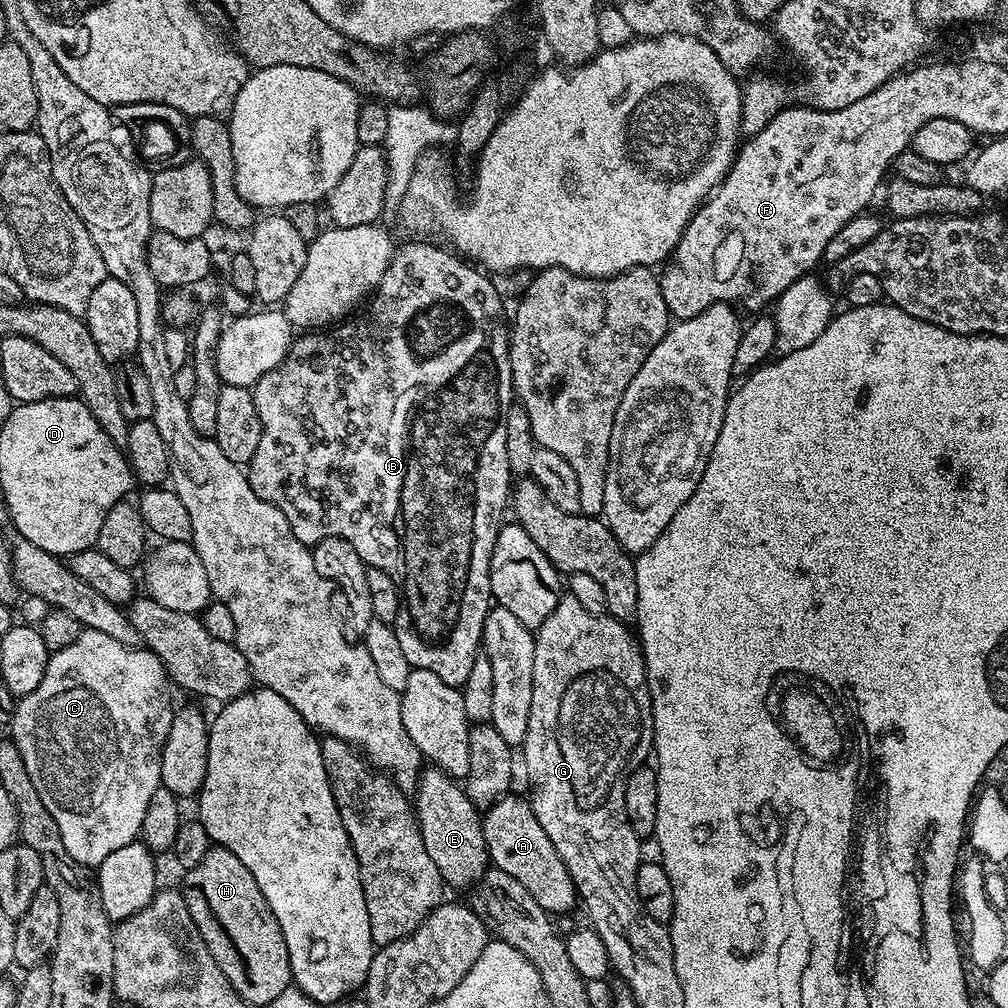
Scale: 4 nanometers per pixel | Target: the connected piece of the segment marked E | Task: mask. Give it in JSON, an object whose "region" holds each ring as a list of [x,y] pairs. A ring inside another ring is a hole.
{"region":[[[425,767],[414,793],[414,811],[426,854],[430,854],[434,866],[438,866],[445,885],[449,889],[479,885],[480,879],[490,867],[484,821],[481,809],[466,795],[461,781],[452,779],[438,767]]]}

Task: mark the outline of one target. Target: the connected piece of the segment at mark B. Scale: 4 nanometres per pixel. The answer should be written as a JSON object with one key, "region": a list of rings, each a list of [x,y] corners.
{"region":[[[412,240],[409,244],[402,245],[401,248],[399,245],[392,253],[392,261],[382,278],[382,282],[371,297],[371,300],[373,299],[372,305],[357,320],[348,318],[343,322],[337,323],[335,326],[329,327],[327,330],[308,330],[303,334],[297,335],[293,339],[292,345],[288,348],[288,353],[284,361],[274,370],[262,374],[262,378],[258,378],[258,382],[252,385],[251,390],[252,397],[254,398],[254,406],[257,407],[258,416],[262,422],[262,442],[258,442],[258,450],[254,452],[254,458],[246,466],[246,471],[254,494],[258,494],[258,498],[262,498],[266,502],[278,506],[278,510],[282,510],[282,514],[286,514],[286,522],[290,522],[290,530],[294,530],[294,538],[298,538],[298,542],[315,546],[319,540],[324,540],[327,536],[340,536],[342,539],[348,540],[350,546],[354,546],[354,550],[358,550],[358,554],[363,558],[369,568],[380,568],[386,574],[390,574],[390,578],[394,578],[394,582],[400,587],[400,613],[394,627],[398,634],[398,642],[402,645],[402,654],[406,654],[406,662],[410,662],[413,668],[430,670],[432,673],[438,674],[438,678],[442,678],[442,682],[446,682],[446,686],[454,686],[461,689],[466,682],[466,678],[470,678],[470,670],[474,667],[476,657],[481,655],[484,638],[486,608],[485,605],[480,605],[479,598],[472,596],[471,590],[468,589],[471,584],[483,585],[486,580],[483,571],[472,572],[472,547],[476,544],[476,527],[480,524],[480,516],[484,520],[497,519],[496,521],[499,521],[501,519],[501,517],[499,518],[500,504],[507,505],[509,503],[510,489],[514,484],[512,471],[506,462],[506,418],[504,417],[506,406],[513,403],[514,389],[512,386],[512,371],[510,370],[510,362],[508,361],[508,337],[510,335],[510,328],[506,323],[506,316],[504,320],[504,304],[500,301],[500,292],[488,281],[491,279],[479,267],[473,266],[469,261],[457,255],[455,251],[449,250],[447,247],[444,248],[439,248],[436,244],[427,244],[424,240]]]}

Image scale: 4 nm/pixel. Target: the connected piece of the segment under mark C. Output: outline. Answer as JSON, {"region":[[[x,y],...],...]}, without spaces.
{"region":[[[84,628],[66,650],[49,655],[46,674],[42,674],[38,687],[17,699],[15,715],[28,716],[22,739],[26,771],[38,798],[42,798],[42,806],[58,822],[62,842],[74,862],[98,866],[114,850],[137,843],[146,806],[150,806],[154,790],[162,786],[160,756],[174,715],[172,692],[168,671],[153,652],[143,646],[127,648],[102,630]]]}

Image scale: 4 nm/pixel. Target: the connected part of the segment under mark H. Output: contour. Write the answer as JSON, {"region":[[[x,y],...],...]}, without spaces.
{"region":[[[209,847],[198,866],[183,873],[184,901],[198,926],[198,934],[206,942],[218,970],[226,974],[230,986],[250,1006],[271,1006],[274,998],[293,983],[290,970],[290,954],[286,950],[286,938],[282,938],[282,926],[274,918],[274,910],[266,902],[254,874],[234,858],[230,850]]]}

